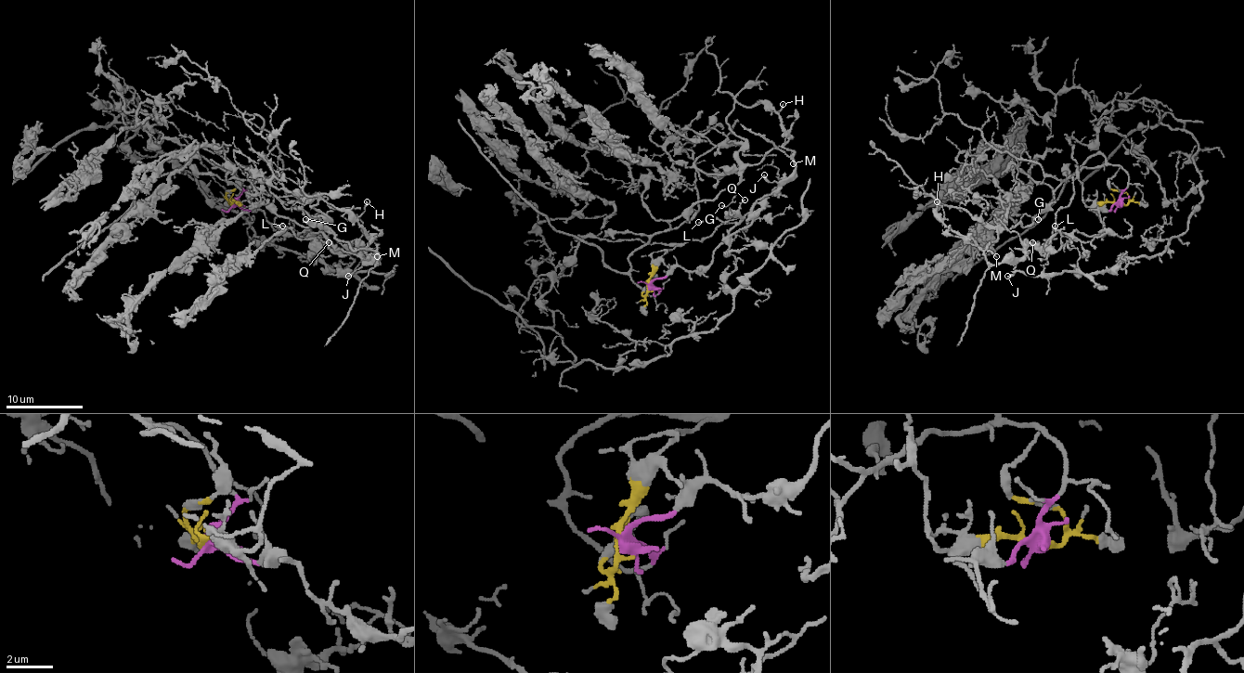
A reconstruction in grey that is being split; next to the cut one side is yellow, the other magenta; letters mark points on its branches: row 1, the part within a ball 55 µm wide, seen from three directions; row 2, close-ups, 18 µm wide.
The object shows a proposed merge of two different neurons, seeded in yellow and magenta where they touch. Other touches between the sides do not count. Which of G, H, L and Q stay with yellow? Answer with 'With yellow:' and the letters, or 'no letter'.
With yellow: L, Q

